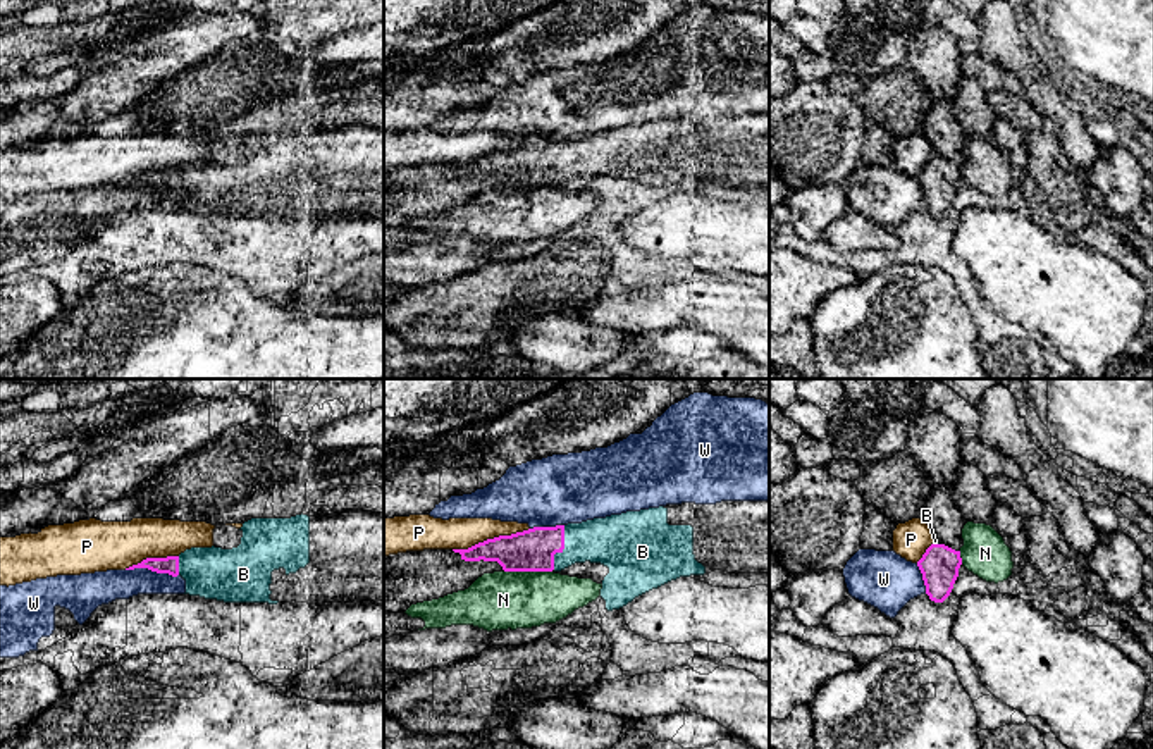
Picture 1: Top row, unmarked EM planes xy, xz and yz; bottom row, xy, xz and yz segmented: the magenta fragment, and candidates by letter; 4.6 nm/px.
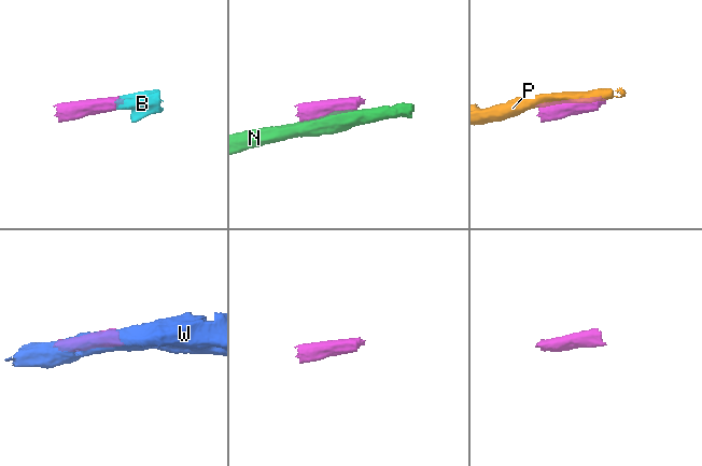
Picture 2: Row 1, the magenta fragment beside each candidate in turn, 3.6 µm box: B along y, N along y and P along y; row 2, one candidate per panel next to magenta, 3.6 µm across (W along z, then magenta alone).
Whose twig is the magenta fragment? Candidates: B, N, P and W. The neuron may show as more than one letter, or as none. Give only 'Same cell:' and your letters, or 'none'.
Same cell: B

